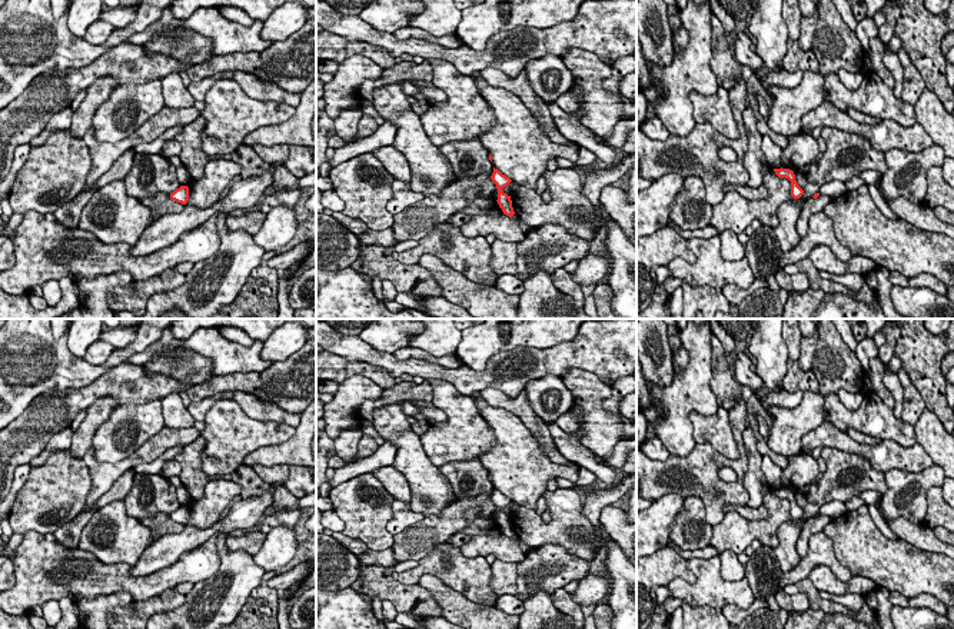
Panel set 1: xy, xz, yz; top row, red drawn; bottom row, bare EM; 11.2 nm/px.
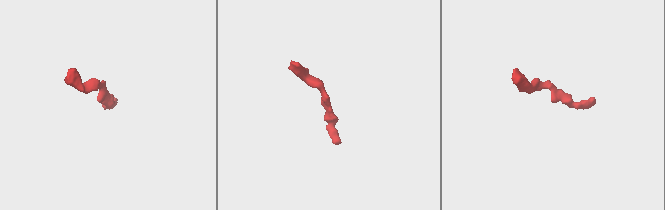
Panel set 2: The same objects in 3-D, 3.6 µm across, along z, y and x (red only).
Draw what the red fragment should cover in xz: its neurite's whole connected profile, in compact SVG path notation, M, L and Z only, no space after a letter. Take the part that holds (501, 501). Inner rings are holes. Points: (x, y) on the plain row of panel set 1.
M493 487L493 493L491 496L492 502L498 509L498 525L502 529L503 535L512 538L515 535L512 528L511 516L508 516L502 509L506 507L512 500L502 495L498 489Z

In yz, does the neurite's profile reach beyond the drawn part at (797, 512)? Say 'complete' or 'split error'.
complete

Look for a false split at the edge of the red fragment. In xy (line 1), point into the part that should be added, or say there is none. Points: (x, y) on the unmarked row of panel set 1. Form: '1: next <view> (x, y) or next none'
1: next none

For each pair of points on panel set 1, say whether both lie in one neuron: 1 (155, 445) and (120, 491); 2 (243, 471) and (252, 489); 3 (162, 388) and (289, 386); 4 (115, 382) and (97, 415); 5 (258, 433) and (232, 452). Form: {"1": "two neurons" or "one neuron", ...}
{"1": "two neurons", "2": "one neuron", "3": "two neurons", "4": "two neurons", "5": "one neuron"}

